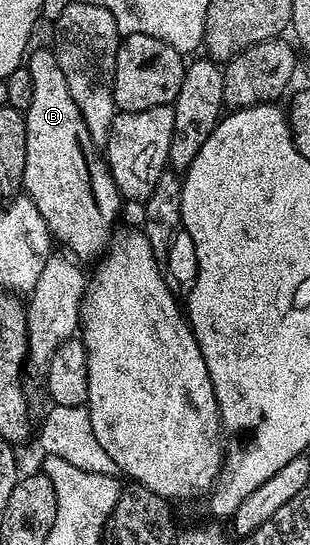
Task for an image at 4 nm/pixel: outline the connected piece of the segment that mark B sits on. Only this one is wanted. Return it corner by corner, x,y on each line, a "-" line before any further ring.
47,46
34,51
35,48
25,59
33,76
33,101
25,112
27,136
21,187
26,198
37,205
37,213
45,217
52,240
56,244
64,243
68,247
64,248
76,260
95,261
113,242
121,196
106,158
95,155
97,145
89,137
89,129
85,129
73,97
69,97
69,85
65,82
65,73
61,73
61,65
57,65
54,50

